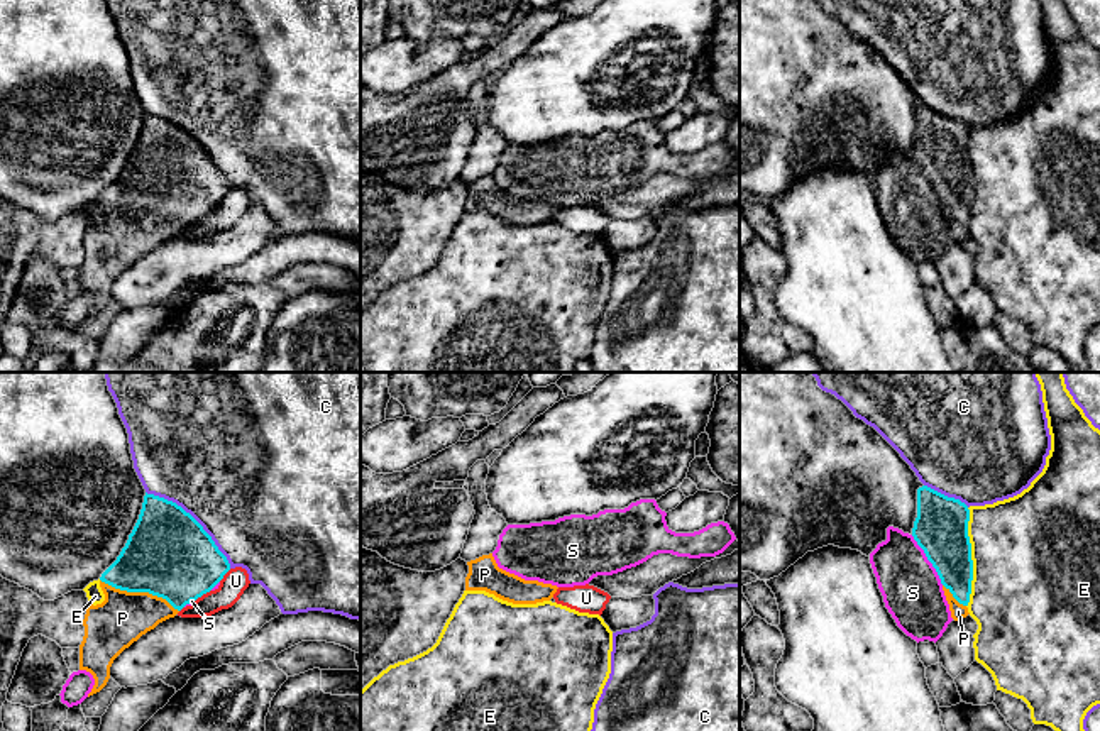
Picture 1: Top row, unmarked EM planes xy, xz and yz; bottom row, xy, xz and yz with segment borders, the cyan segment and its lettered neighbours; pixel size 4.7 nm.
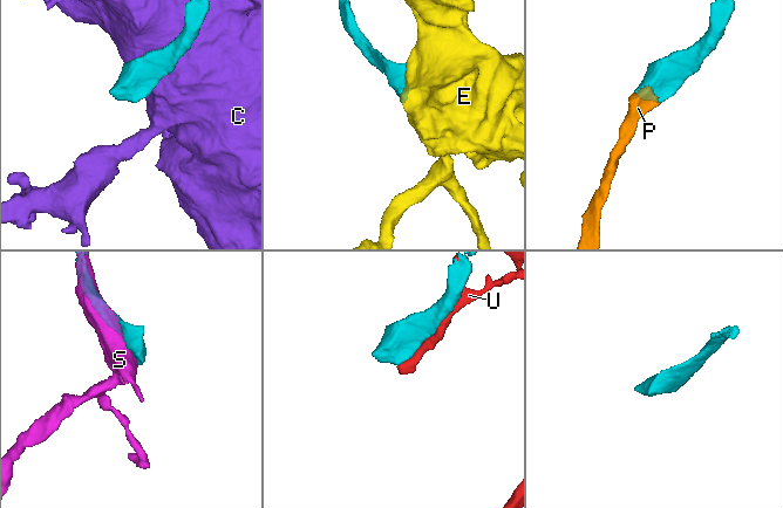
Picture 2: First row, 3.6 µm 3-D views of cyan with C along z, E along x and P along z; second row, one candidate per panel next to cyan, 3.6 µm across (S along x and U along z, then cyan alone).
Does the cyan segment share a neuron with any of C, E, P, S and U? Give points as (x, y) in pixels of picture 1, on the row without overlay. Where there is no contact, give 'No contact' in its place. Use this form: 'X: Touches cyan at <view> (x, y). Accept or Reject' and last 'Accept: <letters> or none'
C: Touches cyan at xy (195, 141). Reject
E: Touches cyan at yz (970, 178). Reject
P: Touches cyan at xy (139, 212). Accept
S: Touches cyan at yz (928, 180). Reject
U: Touches cyan at xy (202, 215). Reject
Accept: P

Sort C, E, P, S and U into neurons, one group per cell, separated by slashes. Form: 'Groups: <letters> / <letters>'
Groups: C / E / P / S / U

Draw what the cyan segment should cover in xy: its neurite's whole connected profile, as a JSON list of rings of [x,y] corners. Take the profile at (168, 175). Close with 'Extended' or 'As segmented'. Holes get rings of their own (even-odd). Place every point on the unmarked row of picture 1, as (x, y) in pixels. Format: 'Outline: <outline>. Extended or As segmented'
Outline: [[[144,117],[139,140],[117,181],[102,195],[102,225],[88,225],[83,240],[85,257],[80,266],[80,291],[93,296],[93,316],[108,300],[113,281],[154,250],[174,239],[186,225],[210,213],[230,191],[227,178],[218,171],[203,147],[181,127],[164,118]]]. Extended

